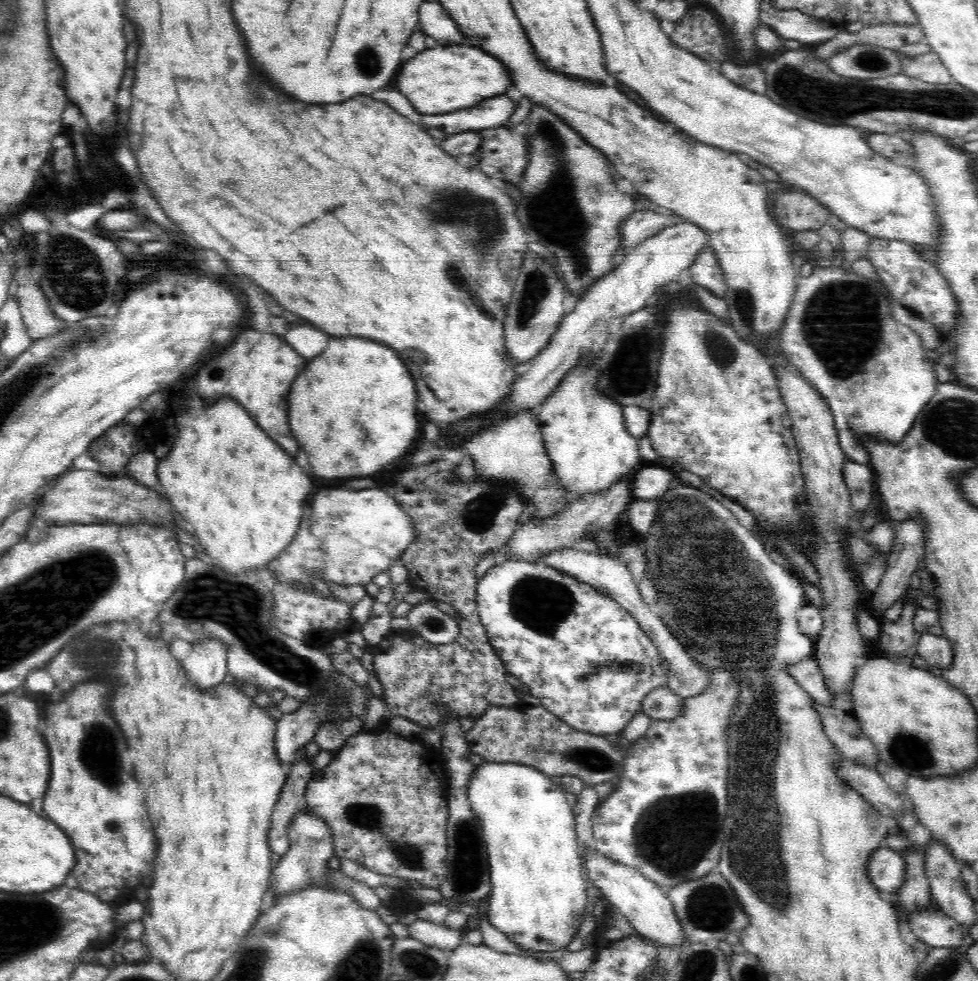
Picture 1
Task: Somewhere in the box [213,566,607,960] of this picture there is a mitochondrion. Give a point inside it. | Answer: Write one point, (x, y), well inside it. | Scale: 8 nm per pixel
(538, 600)

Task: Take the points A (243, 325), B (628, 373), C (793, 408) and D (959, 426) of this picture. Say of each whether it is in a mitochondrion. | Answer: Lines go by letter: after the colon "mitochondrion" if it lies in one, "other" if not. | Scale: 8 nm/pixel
A: other
B: mitochondrion
C: other
D: mitochondrion

